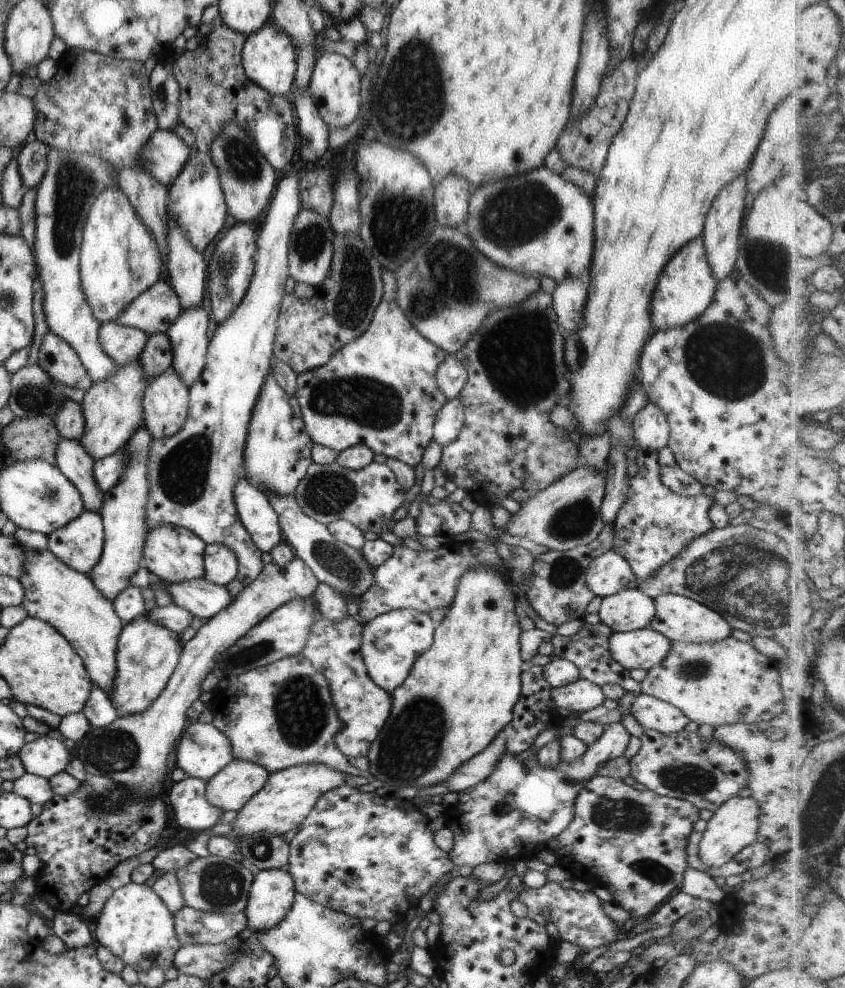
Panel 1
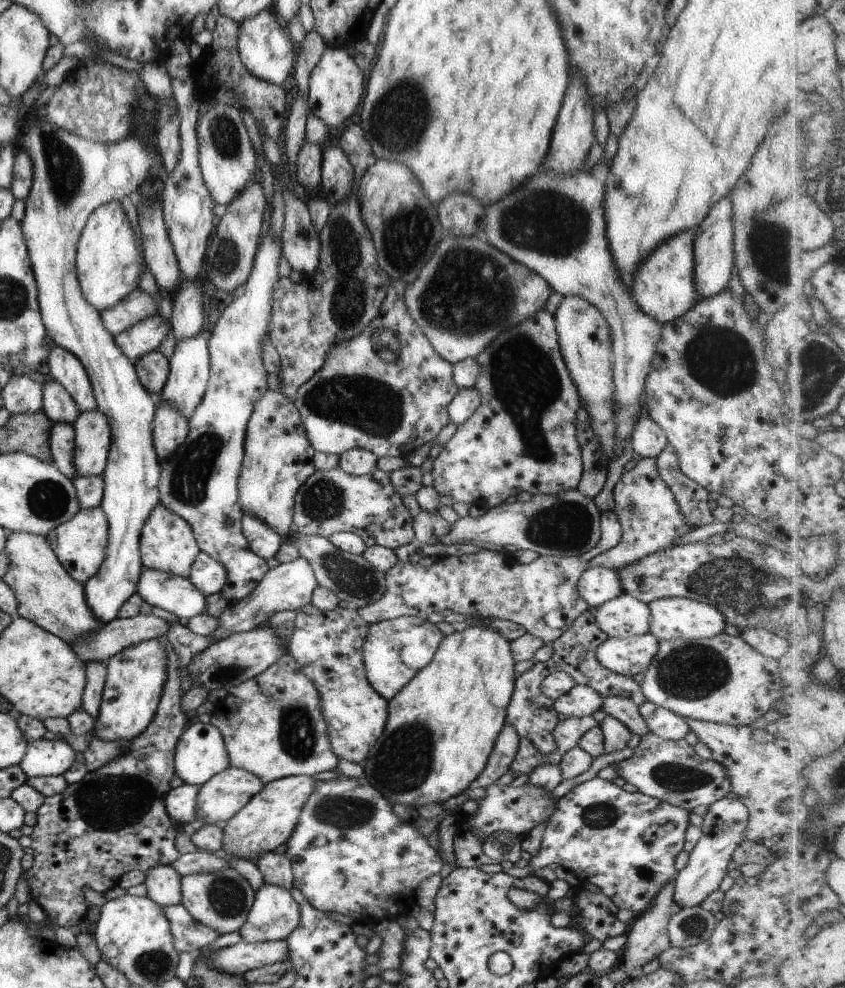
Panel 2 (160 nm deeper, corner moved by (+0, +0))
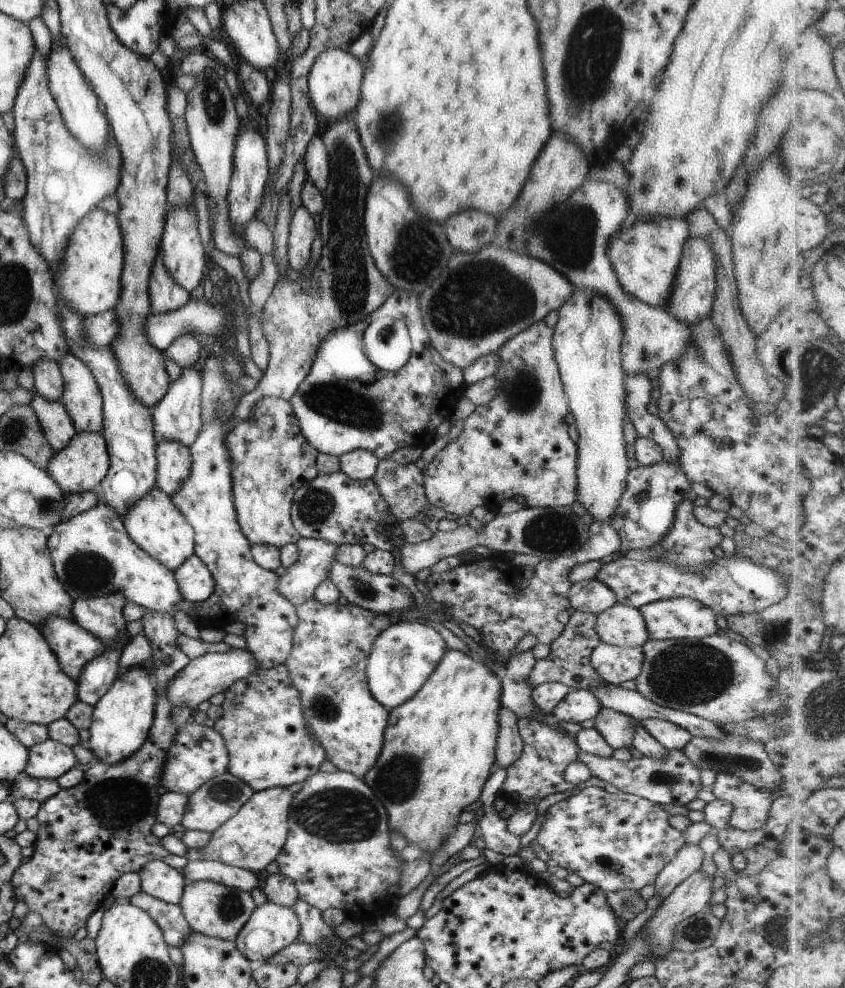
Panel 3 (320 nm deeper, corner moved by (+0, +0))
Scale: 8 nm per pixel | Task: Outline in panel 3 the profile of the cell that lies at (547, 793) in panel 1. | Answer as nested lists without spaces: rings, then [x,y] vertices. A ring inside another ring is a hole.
[[[600,707],[593,717],[592,726],[611,748],[628,748],[632,746],[634,720],[617,711]]]

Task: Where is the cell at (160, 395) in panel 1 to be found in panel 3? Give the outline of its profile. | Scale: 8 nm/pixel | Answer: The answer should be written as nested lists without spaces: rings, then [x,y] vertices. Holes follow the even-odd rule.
[[[163,441],[154,448],[156,475],[154,486],[167,496],[175,494],[182,487],[190,473],[188,448],[173,441]]]

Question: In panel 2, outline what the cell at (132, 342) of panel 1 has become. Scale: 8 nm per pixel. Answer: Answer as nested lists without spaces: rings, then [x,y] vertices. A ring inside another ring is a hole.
[[[158,313],[142,318],[113,337],[117,348],[132,363],[140,356],[158,350],[161,341],[168,335],[170,324]]]

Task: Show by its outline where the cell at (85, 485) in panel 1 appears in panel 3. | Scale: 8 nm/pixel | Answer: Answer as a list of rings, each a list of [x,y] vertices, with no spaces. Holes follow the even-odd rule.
[[[33,392],[28,405],[35,411],[49,446],[55,453],[59,452],[76,434],[63,403],[44,399],[39,393]]]

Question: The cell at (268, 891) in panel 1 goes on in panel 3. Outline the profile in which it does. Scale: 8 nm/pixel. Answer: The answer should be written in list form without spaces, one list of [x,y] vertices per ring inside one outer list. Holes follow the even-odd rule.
[[[266,901],[253,909],[247,922],[239,930],[234,943],[247,960],[258,962],[261,965],[265,964],[268,958],[276,952],[295,941],[298,930],[299,921],[292,909]]]

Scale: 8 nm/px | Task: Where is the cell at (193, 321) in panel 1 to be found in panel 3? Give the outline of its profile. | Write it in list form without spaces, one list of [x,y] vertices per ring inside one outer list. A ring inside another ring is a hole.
[[[185,367],[176,381],[170,382],[165,394],[151,408],[154,441],[173,441],[188,446],[195,440],[201,428],[200,419],[201,373],[191,367]]]

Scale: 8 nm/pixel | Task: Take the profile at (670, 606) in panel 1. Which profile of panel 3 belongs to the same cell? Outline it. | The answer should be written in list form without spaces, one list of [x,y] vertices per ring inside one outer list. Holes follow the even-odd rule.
[[[671,597],[640,606],[639,612],[645,621],[648,638],[653,640],[700,639],[717,632],[716,614],[699,601],[689,597]]]

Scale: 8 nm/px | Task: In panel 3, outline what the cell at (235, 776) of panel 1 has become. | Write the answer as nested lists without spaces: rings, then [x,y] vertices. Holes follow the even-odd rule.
[[[227,772],[214,776],[194,790],[187,799],[185,812],[180,820],[180,829],[212,833],[249,800],[254,792],[242,780]]]

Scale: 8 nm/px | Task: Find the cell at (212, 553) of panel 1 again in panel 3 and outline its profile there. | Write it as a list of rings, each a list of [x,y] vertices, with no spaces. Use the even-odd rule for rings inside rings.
[[[193,553],[172,570],[183,599],[192,603],[204,601],[213,590],[214,580],[209,569]]]

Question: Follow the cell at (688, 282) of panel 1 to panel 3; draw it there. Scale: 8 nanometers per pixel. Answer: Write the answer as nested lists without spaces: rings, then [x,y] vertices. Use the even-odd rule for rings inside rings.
[[[647,217],[647,220],[637,220],[635,224],[631,224],[627,228],[623,228],[623,225],[621,225],[621,228],[616,230],[612,239],[609,239],[606,244],[606,255],[613,267],[621,290],[646,305],[660,309],[666,308],[683,245],[688,238],[688,228],[683,218]]]

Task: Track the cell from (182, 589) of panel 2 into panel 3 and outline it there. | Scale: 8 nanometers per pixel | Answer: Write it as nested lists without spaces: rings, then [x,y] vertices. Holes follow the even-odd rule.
[[[98,502],[86,511],[80,512],[66,521],[59,521],[47,535],[47,546],[50,559],[64,591],[72,598],[84,599],[121,592],[126,601],[142,606],[144,610],[154,613],[169,613],[177,611],[175,605],[182,600],[172,571],[143,552],[129,538],[122,523],[122,518],[104,503]]]

